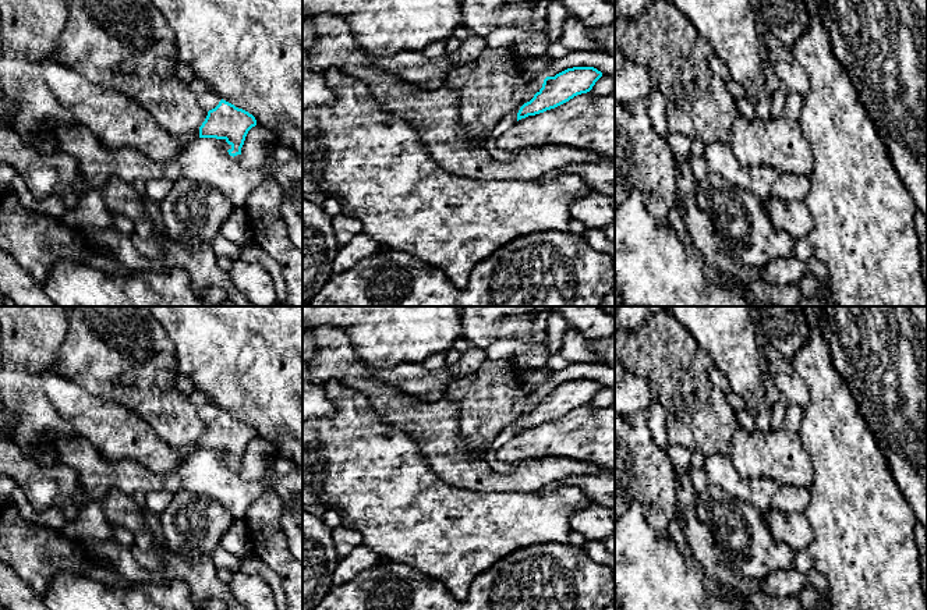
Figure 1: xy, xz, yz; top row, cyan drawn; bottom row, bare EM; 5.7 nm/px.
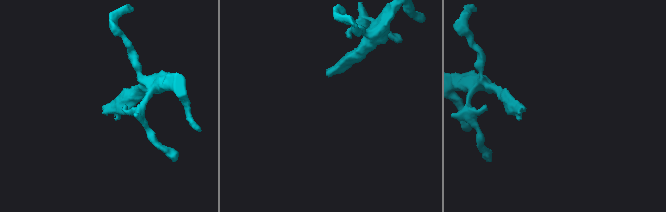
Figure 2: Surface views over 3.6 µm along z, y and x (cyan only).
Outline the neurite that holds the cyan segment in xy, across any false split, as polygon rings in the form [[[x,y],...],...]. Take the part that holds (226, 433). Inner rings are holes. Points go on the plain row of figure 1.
[[[222,411],[215,421],[208,423],[199,439],[199,450],[226,453],[224,462],[240,472],[245,448],[255,437],[256,432],[252,426]]]

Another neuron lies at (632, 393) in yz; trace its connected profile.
[[[615,358],[615,412],[626,415],[647,409],[652,402],[647,380],[627,370]]]

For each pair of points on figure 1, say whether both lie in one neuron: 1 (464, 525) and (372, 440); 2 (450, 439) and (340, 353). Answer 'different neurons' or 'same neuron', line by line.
1: same neuron
2: same neuron

